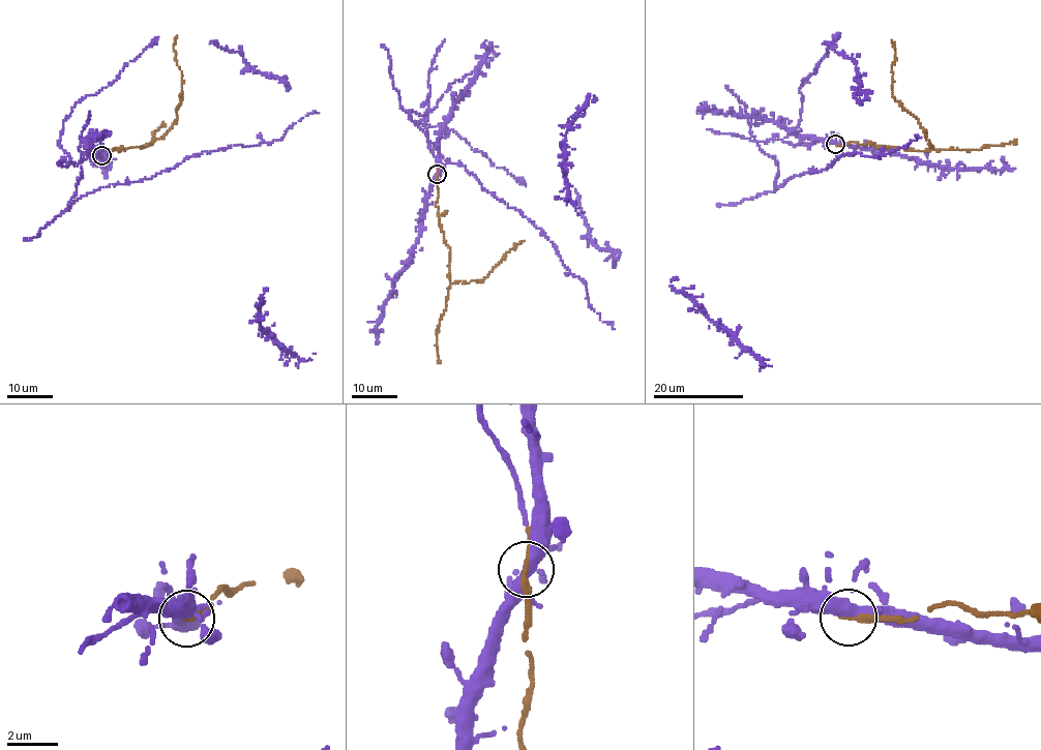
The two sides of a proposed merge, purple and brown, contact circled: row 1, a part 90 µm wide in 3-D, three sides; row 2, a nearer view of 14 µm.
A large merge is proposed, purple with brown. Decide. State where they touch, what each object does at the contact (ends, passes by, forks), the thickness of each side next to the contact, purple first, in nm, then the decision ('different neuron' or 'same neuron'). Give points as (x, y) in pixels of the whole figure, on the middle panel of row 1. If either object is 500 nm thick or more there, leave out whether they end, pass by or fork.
at (437, 174); purple forks there; brown passes by; 340 nm thick on the purple side, 200 nm on the other; same neuron

